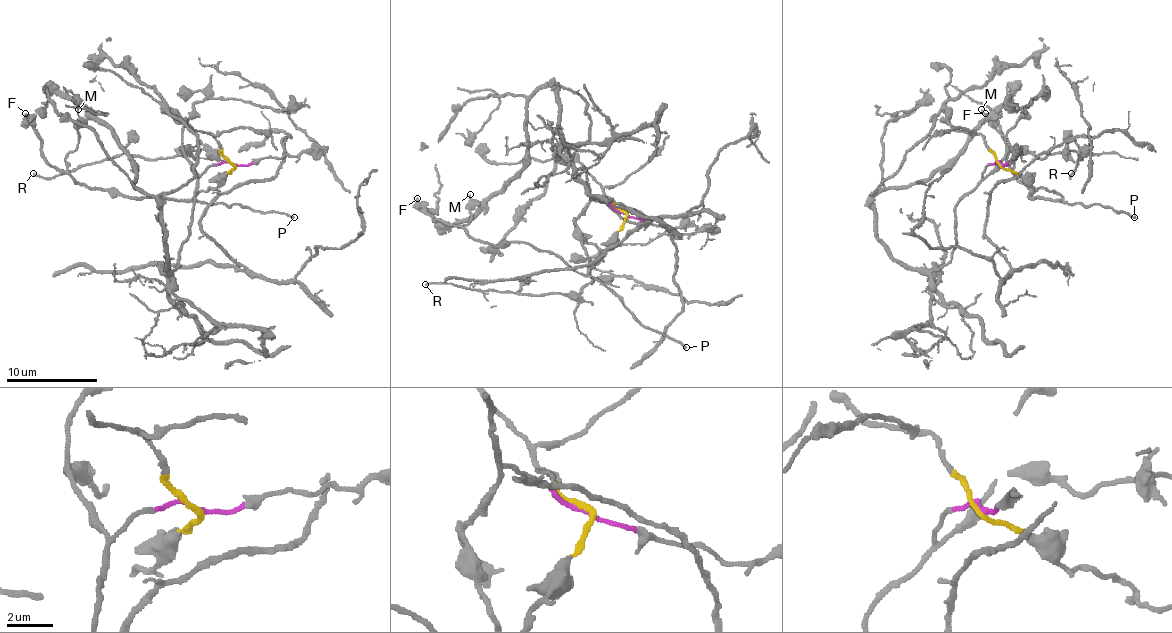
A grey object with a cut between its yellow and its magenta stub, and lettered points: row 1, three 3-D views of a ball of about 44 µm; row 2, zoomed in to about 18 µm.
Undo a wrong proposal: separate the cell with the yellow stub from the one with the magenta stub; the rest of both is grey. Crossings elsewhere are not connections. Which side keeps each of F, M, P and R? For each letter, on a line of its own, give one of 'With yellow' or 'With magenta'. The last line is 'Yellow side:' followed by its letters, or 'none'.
F: With yellow
M: With yellow
P: With yellow
R: With magenta
Yellow side: F, M, P

